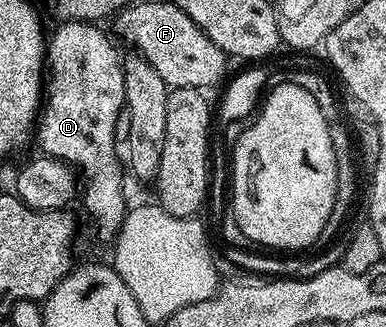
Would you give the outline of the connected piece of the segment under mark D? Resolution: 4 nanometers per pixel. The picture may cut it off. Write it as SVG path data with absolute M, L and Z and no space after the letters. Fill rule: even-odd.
M66 20L58 23L53 36L47 40L47 79L43 84L43 103L39 109L39 119L35 124L37 144L46 156L54 156L63 160L79 173L83 187L79 192L79 200L85 203L89 211L89 220L101 240L112 241L120 230L127 211L125 204L125 188L121 185L123 169L117 158L115 133L119 124L113 120L105 120L105 116L113 116L122 111L123 93L121 80L113 77L105 69L105 36L97 29L98 25L84 20Z

